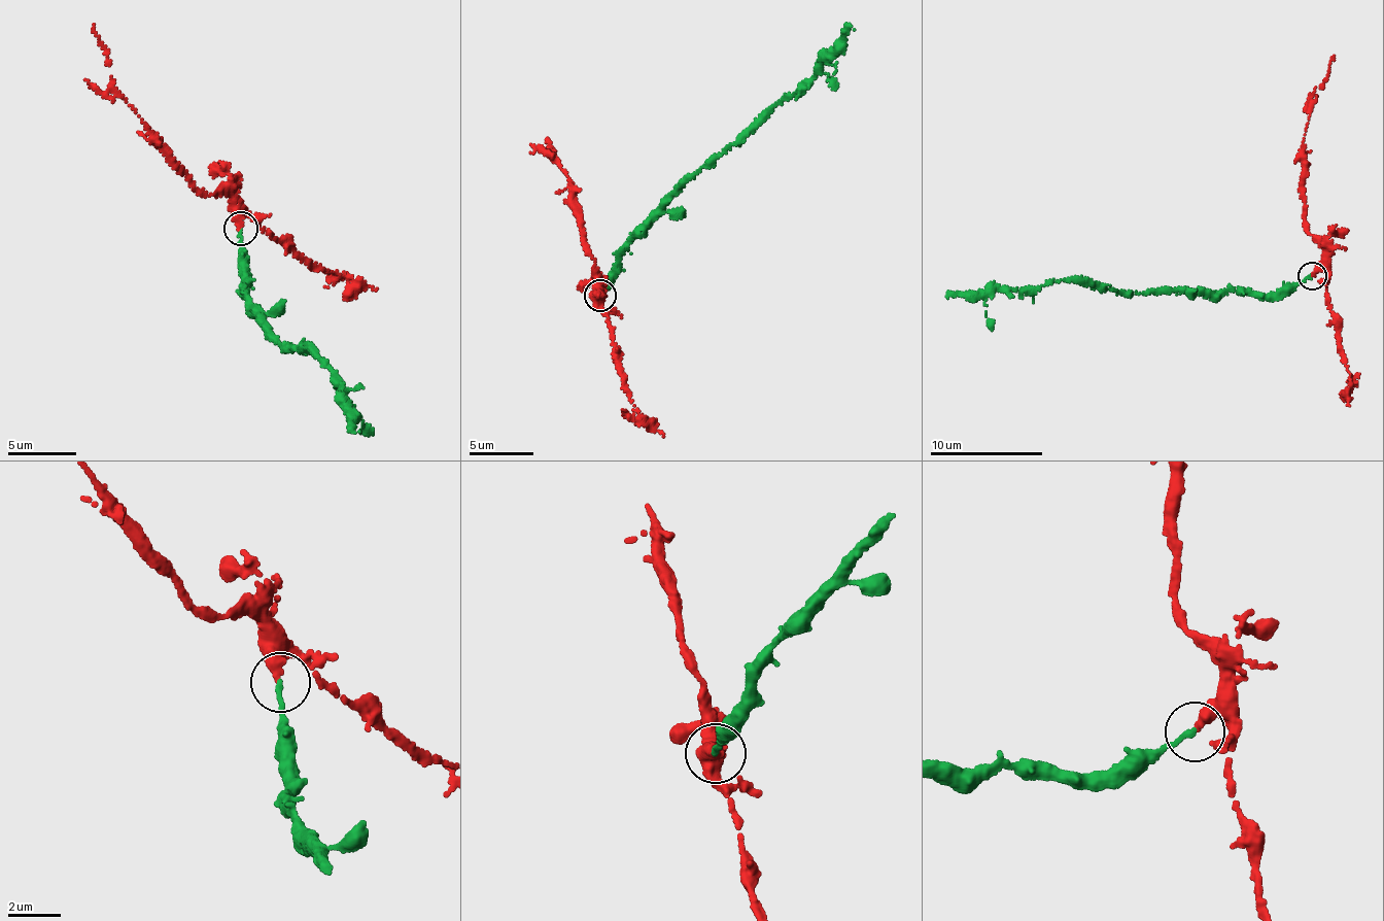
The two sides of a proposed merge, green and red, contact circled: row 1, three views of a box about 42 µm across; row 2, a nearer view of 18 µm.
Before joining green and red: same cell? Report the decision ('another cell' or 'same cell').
another cell

